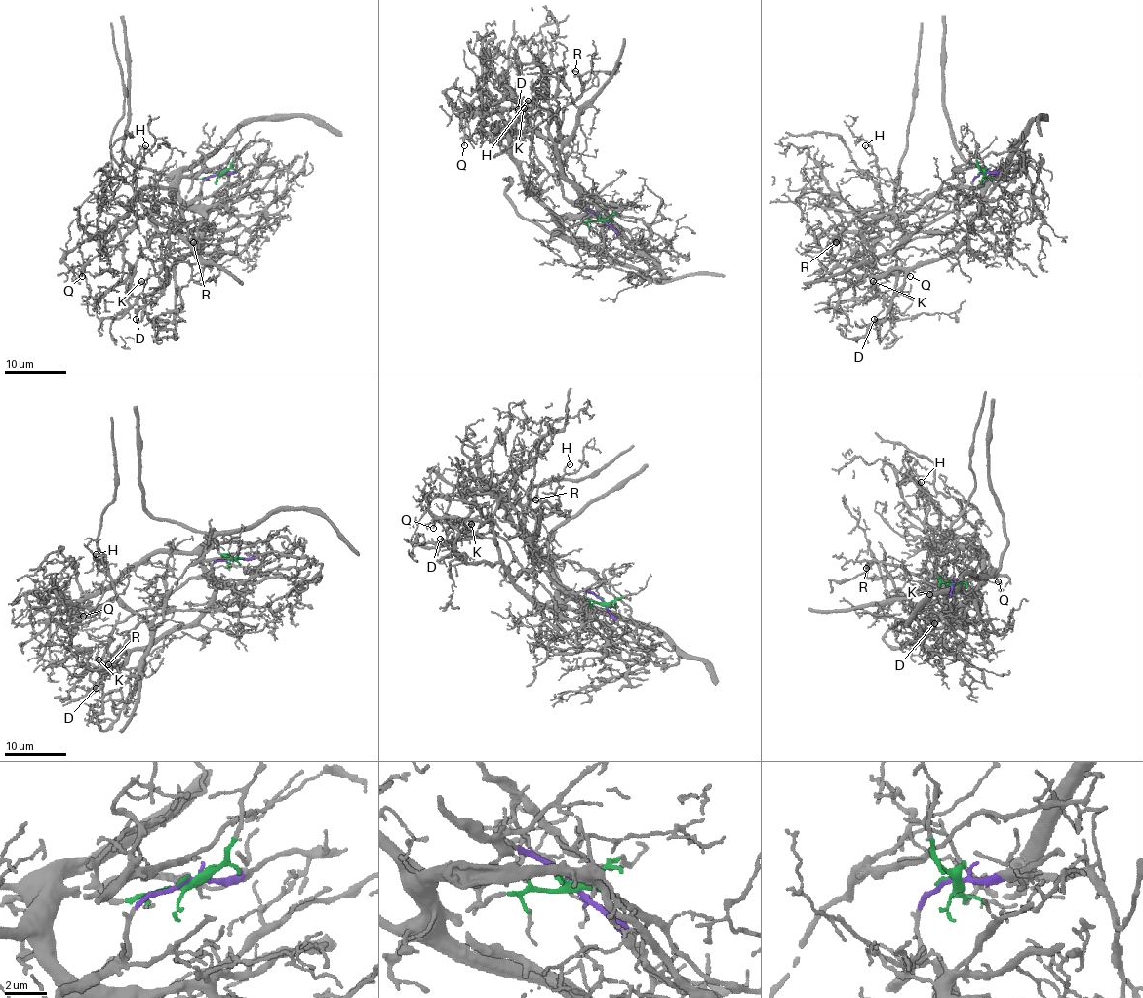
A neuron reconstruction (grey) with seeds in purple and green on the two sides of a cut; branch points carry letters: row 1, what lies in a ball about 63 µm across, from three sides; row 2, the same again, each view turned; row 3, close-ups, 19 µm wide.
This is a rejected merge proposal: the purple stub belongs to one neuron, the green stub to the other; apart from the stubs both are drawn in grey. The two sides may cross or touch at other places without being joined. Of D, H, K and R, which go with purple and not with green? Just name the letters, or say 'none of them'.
H, R

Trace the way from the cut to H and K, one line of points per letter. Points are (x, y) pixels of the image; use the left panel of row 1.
H: (219, 173), (207, 178), (198, 195), (179, 210), (173, 220), (177, 233), (166, 228), (133, 188), (145, 145)
K: (219, 173), (179, 182), (202, 217), (202, 236), (167, 268), (169, 281), (145, 295), (140, 281)

